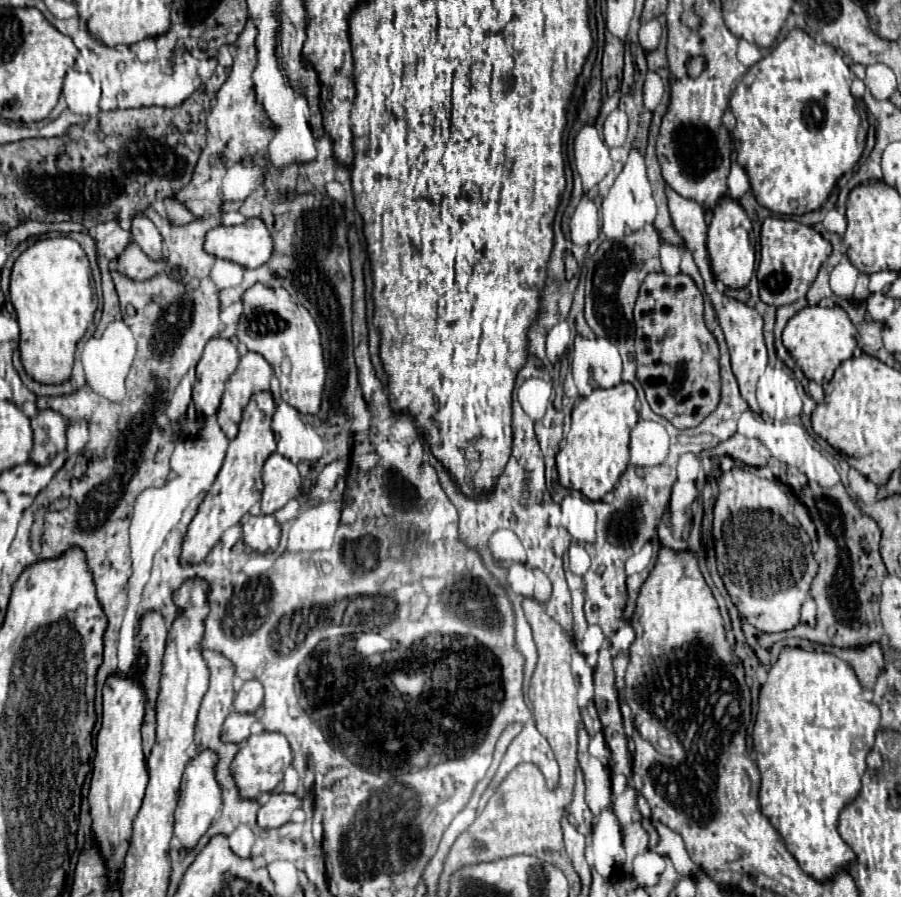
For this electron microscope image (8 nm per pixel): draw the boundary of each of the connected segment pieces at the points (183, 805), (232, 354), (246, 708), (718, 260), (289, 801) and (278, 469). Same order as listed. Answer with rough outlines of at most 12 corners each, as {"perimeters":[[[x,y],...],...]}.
{"perimeters":[[[201,751],[183,773],[175,837],[195,849],[219,813],[217,755]],[[213,337],[197,363],[193,405],[217,413],[239,363],[233,341]],[[245,681],[233,701],[235,713],[255,713],[263,703],[259,681]],[[723,195],[707,231],[711,271],[745,287],[755,271],[752,223]],[[271,795],[259,807],[261,829],[275,829],[301,807],[295,795]],[[273,453],[263,467],[261,513],[299,495],[297,465]]]}

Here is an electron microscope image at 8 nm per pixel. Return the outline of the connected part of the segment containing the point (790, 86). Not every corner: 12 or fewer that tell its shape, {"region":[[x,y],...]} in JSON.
{"region":[[793,29],[729,109],[759,205],[803,215],[865,149],[853,75]]}

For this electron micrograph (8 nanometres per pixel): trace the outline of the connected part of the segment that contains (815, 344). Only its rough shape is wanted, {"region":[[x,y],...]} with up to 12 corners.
{"region":[[805,307],[783,345],[809,381],[853,355],[857,329],[841,307]]}

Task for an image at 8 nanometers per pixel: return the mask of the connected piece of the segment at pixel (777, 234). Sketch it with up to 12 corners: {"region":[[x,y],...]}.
{"region":[[767,217],[761,301],[801,299],[831,255],[813,227]]}

